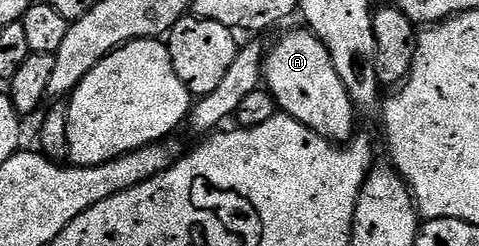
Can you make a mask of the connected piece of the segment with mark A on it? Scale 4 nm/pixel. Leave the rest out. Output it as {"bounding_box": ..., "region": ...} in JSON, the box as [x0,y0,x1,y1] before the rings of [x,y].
{"bounding_box":[263,29,355,144],"region":[[[308,29],[293,30],[285,34],[273,47],[268,47],[263,63],[263,82],[273,99],[277,102],[280,113],[287,114],[296,122],[303,123],[315,133],[323,135],[334,144],[345,144],[354,137],[353,114],[355,107],[349,99],[347,88],[343,88],[343,80],[339,80],[339,72],[335,72],[335,64],[327,52],[327,48]]]}

